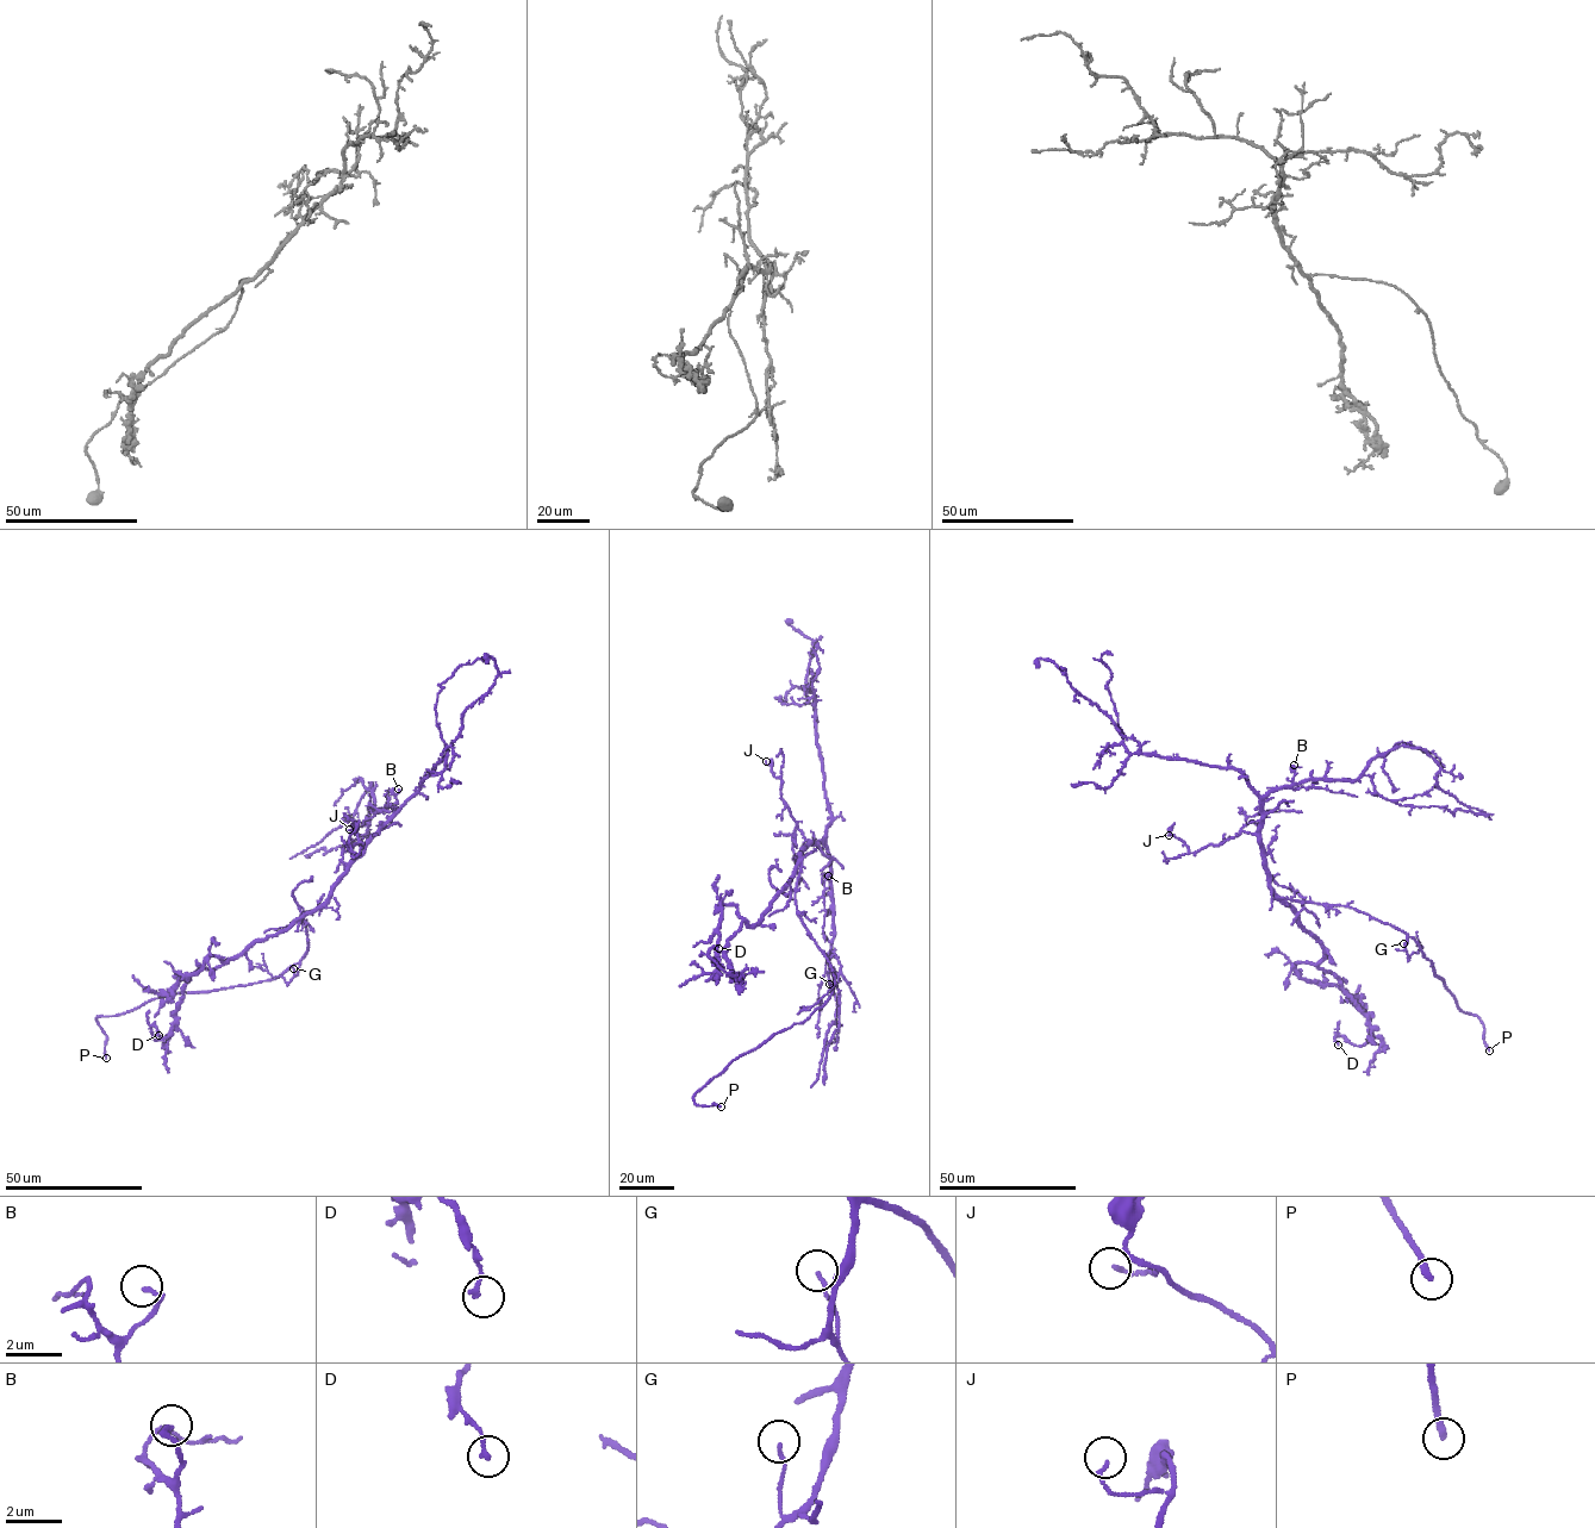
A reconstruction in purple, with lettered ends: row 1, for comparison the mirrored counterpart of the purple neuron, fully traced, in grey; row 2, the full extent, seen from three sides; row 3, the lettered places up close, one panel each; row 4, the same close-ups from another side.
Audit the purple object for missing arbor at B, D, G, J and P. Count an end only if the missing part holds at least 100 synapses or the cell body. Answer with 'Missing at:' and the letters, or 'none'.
Missing at: P

